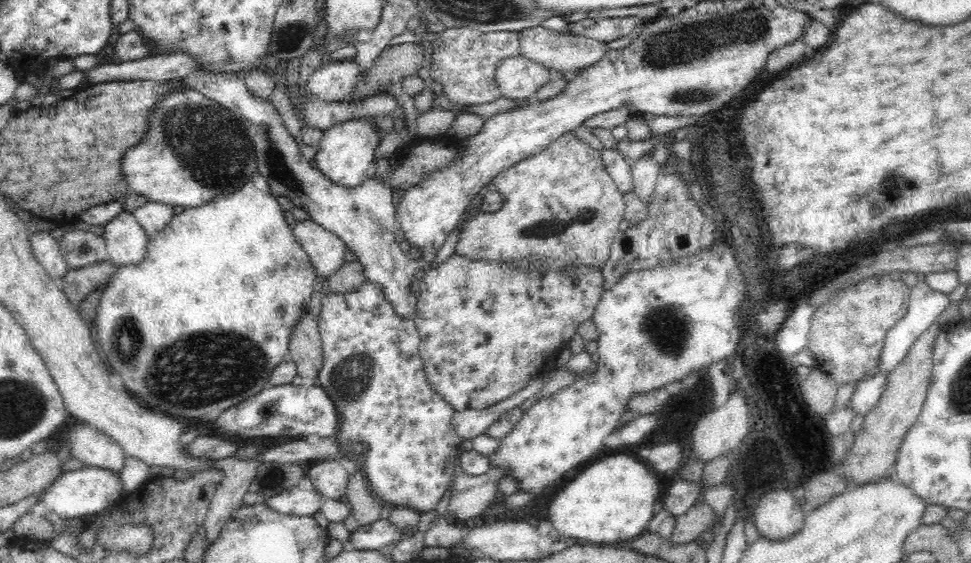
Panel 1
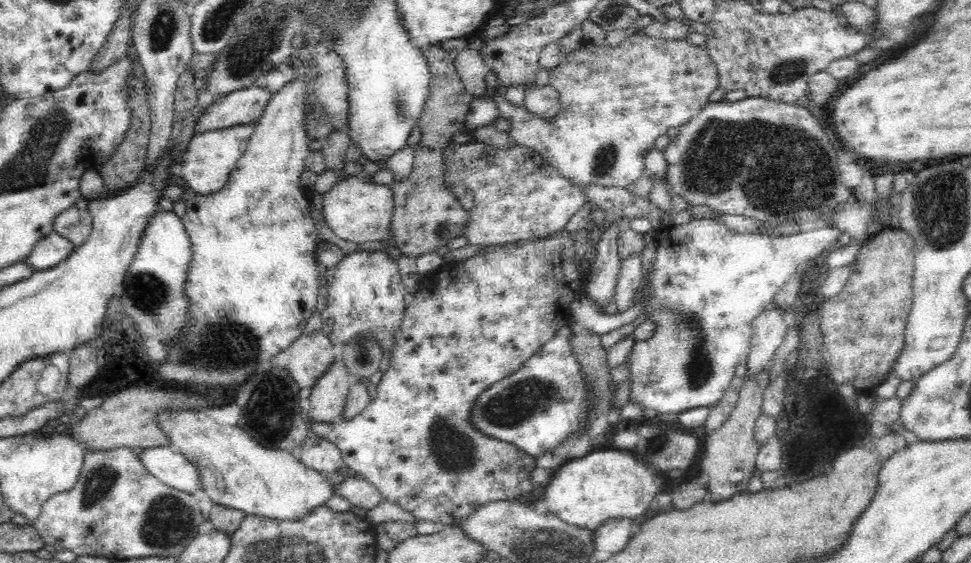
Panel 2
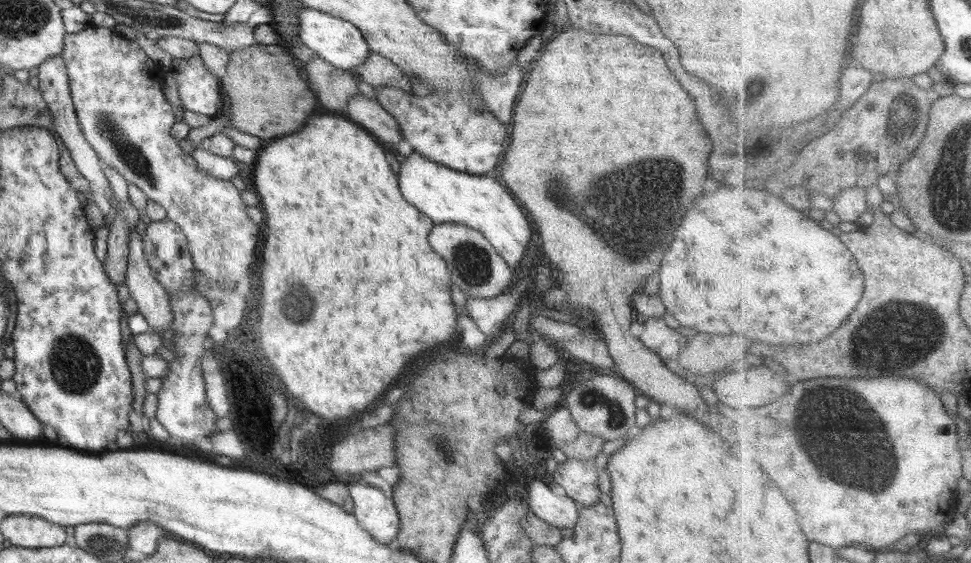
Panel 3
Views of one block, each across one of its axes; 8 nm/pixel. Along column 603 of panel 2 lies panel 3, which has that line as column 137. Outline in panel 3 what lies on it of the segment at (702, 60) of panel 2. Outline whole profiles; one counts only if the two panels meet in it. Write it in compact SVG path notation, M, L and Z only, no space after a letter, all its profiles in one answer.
M90 24L76 34L64 36L61 54L69 79L73 108L81 132L90 146L98 153L102 164L116 169L129 184L134 183L146 194L149 201L156 202L175 222L187 238L194 266L204 272L206 278L216 282L222 290L240 286L240 280L258 255L260 225L248 217L247 205L240 197L240 190L228 180L218 179L196 165L190 151L182 149L178 140L171 136L176 114L172 104L163 94L162 85L167 70L152 61L138 43L123 37L114 29Z

